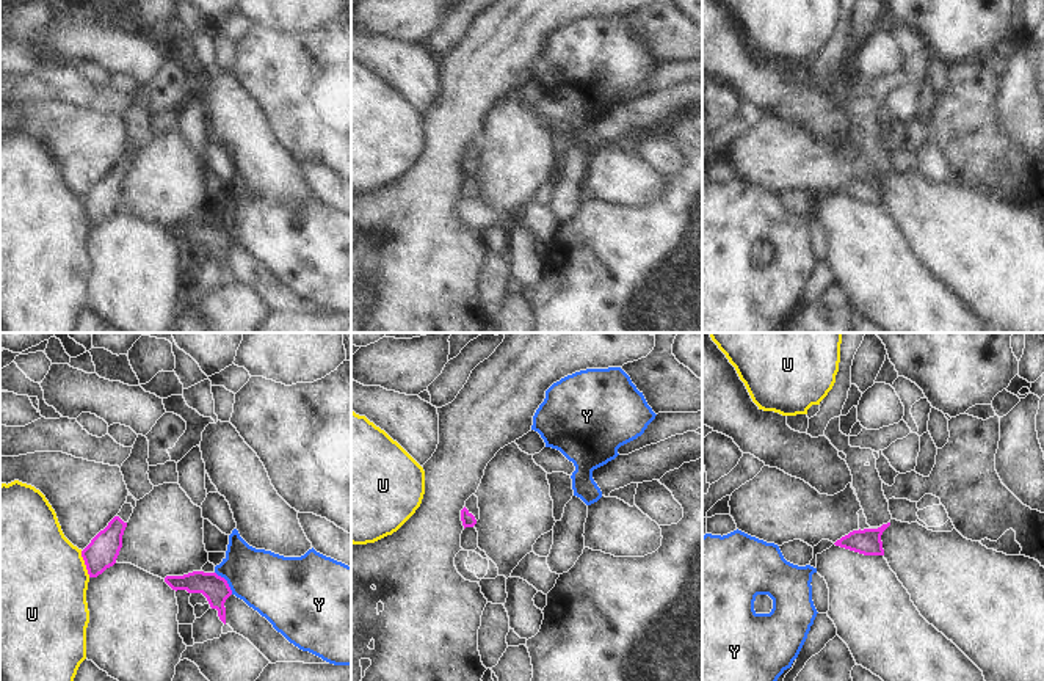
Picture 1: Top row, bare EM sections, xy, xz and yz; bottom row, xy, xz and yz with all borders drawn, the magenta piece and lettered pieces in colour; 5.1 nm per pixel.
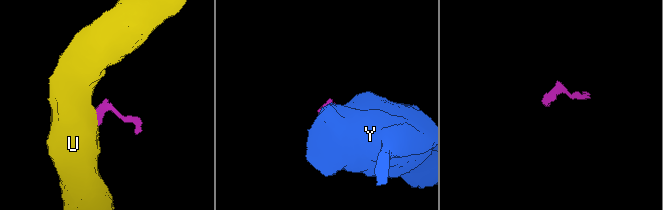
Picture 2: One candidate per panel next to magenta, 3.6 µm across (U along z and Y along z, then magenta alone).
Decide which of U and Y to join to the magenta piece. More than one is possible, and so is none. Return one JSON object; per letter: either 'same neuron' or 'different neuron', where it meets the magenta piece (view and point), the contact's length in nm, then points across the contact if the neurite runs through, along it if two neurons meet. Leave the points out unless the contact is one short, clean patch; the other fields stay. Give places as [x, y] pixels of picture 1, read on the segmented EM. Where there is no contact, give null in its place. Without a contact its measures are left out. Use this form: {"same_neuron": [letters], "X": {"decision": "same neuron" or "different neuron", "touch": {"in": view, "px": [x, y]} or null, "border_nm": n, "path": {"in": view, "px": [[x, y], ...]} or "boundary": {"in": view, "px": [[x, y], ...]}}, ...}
{"same_neuron": [], "U": {"decision": "different neuron", "touch": {"in": "xy", "px": [85, 564]}, "border_nm": 140, "boundary": {"in": "xy", "px": [[80, 551], [90, 576]]}}, "Y": {"decision": "different neuron", "touch": {"in": "xy", "px": [226, 582]}, "border_nm": 150, "boundary": {"in": "xy", "px": [[215, 571], [226, 581], [232, 593]]}}}

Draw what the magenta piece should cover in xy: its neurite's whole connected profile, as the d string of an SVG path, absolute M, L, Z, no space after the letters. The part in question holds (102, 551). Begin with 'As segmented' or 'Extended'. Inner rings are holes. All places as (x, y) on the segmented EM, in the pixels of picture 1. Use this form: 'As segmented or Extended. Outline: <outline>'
Extended. Outline: M124 504L121 512L100 530L82 551L89 577L97 577L116 563L122 548L122 535L133 513L132 504Z

